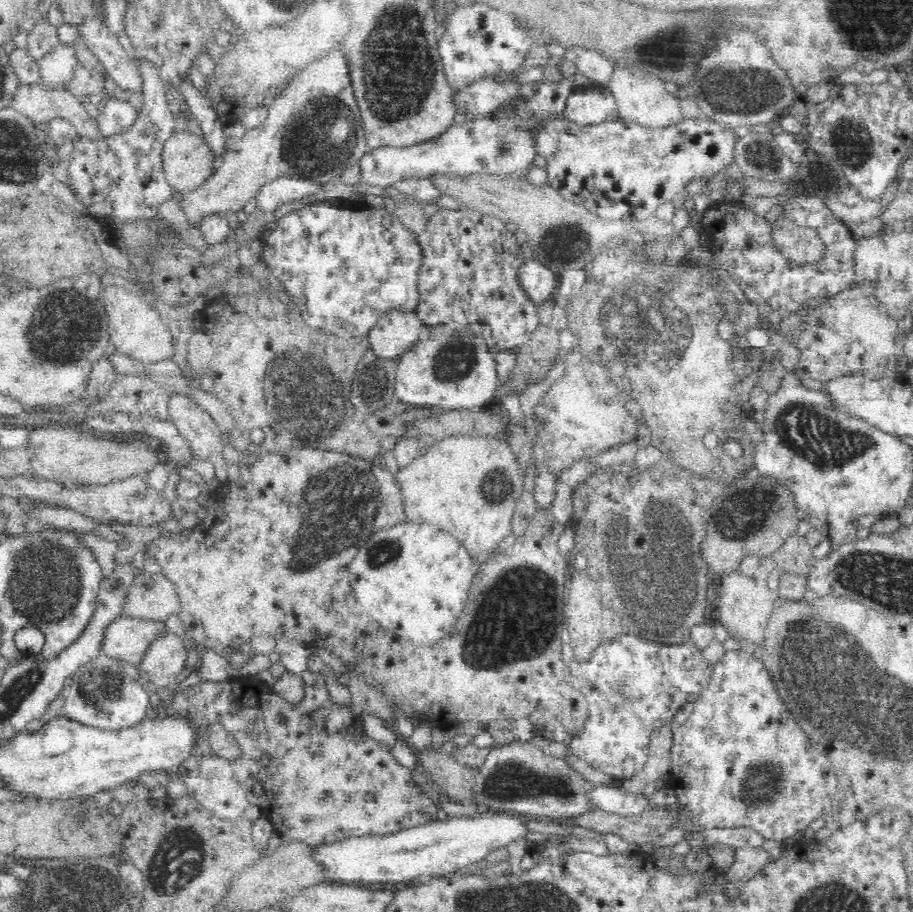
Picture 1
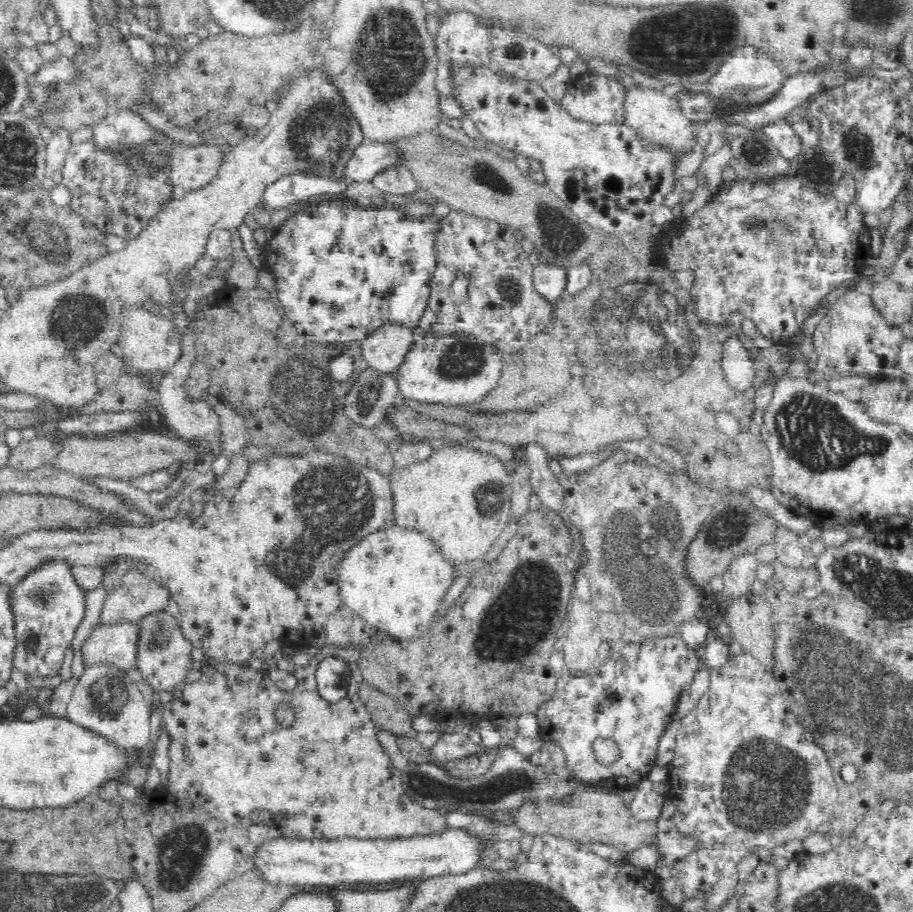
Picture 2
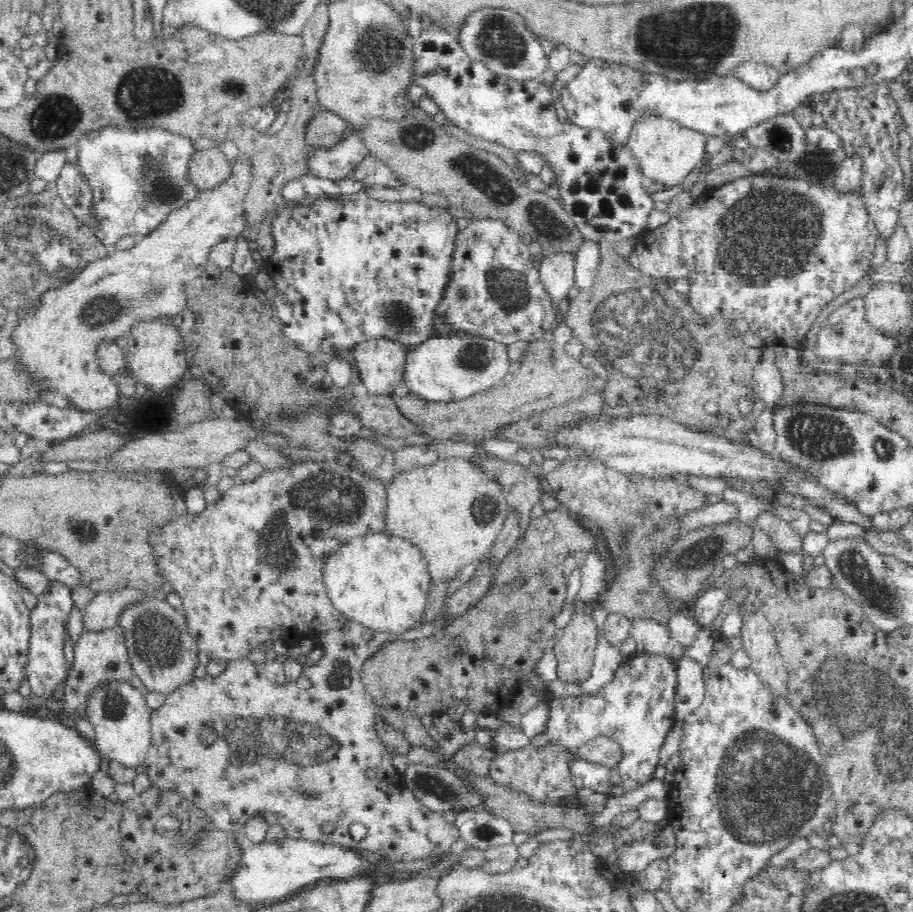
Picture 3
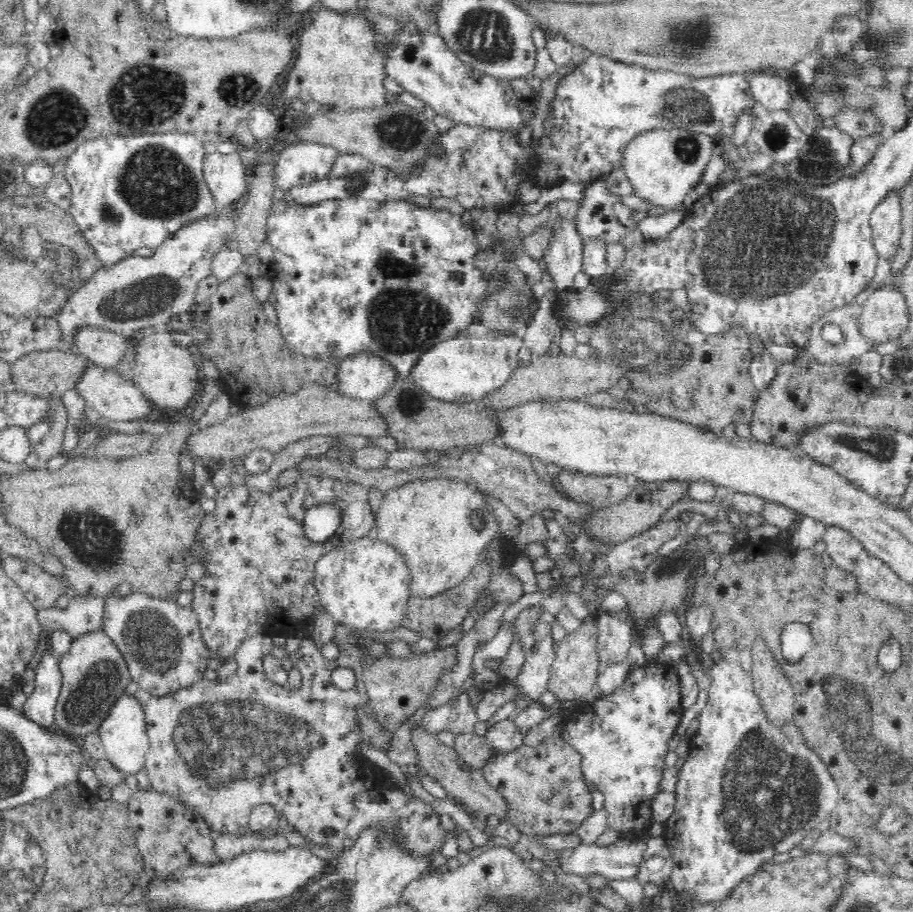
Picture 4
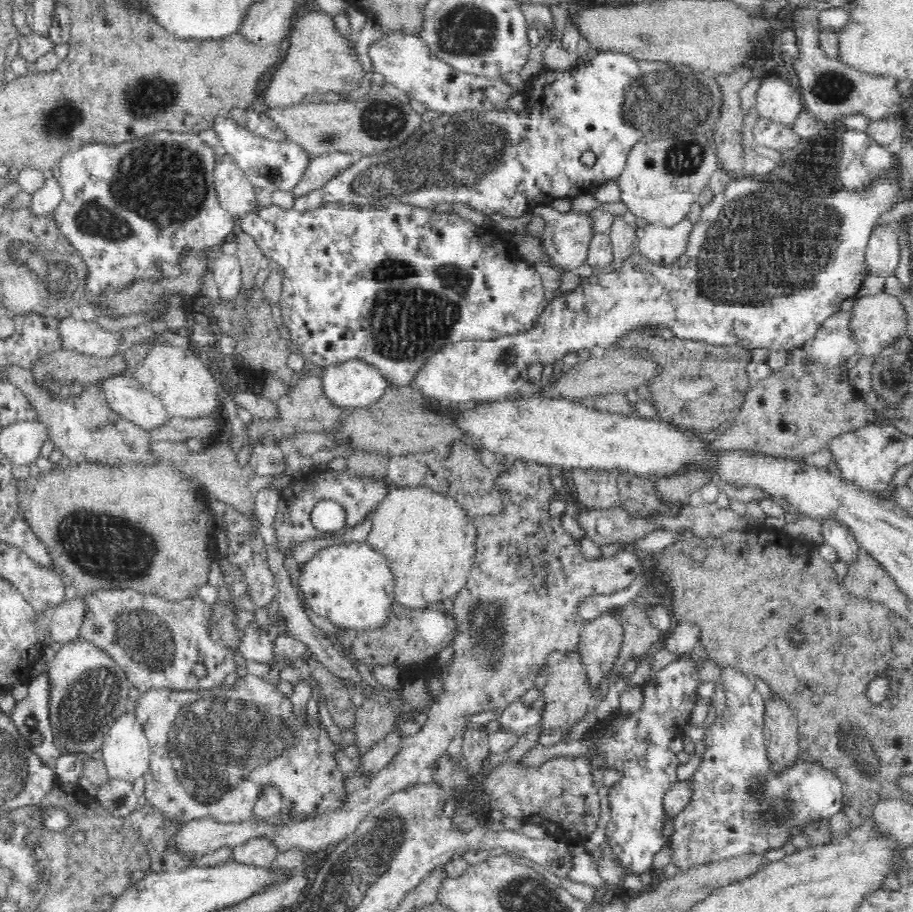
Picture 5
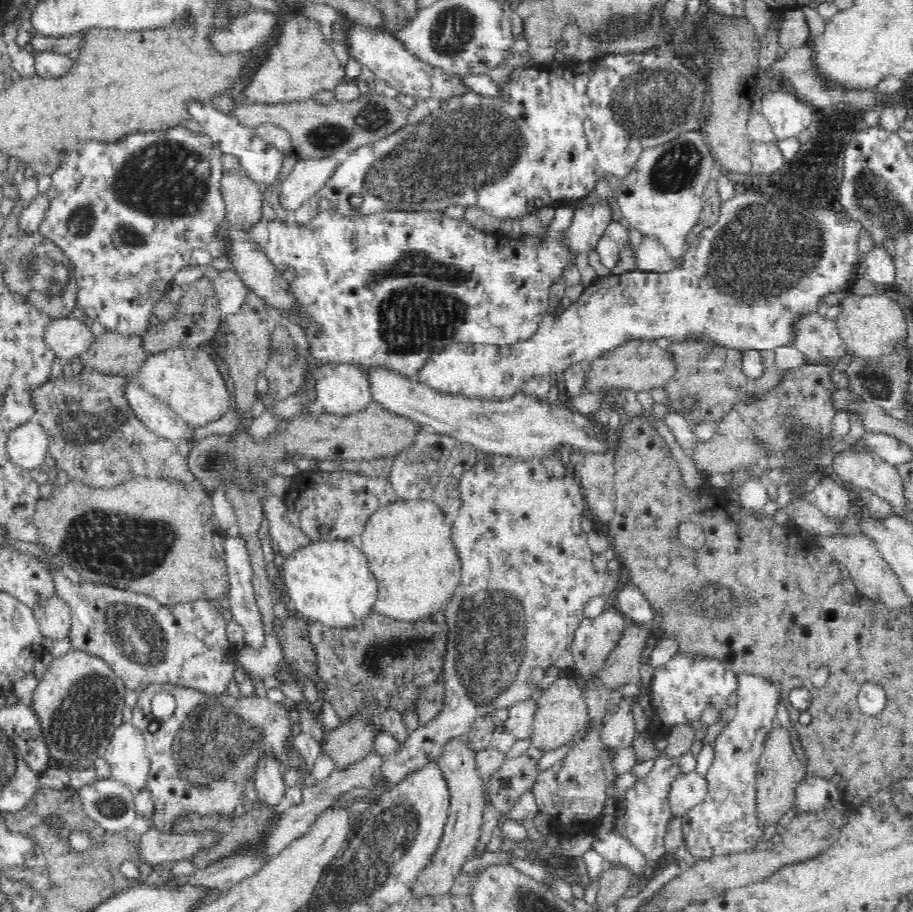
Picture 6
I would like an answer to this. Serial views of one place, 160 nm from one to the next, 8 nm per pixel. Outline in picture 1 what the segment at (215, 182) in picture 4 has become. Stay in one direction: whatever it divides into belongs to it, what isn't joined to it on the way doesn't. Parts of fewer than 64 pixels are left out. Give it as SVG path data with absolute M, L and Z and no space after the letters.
M178 128L168 140L164 141L161 150L162 168L165 181L176 196L182 196L190 190L197 189L206 179L213 175L219 159L219 150L212 147L194 128Z

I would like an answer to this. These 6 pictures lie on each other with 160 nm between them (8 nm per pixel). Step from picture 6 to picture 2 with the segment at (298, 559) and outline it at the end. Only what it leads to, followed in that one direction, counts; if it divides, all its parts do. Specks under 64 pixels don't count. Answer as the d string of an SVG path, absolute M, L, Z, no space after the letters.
M396 524L362 538L360 544L345 553L338 568L338 588L342 591L342 599L346 599L346 605L368 623L384 628L392 636L404 638L412 638L410 634L424 634L430 624L435 624L444 596L456 578L456 565L442 553L442 547L436 545L434 539Z

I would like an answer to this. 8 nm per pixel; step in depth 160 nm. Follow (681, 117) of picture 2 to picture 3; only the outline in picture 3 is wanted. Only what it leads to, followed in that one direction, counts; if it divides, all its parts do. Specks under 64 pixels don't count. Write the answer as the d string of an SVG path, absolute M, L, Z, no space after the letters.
M652 111L640 113L635 121L626 143L638 157L642 174L660 185L659 190L681 186L684 179L704 159L707 134L686 128L677 120L662 117Z

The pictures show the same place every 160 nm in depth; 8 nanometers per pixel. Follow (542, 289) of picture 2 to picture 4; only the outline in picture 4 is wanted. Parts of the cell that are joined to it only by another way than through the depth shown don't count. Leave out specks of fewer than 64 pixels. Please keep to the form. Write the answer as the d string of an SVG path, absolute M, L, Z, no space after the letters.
M564 218L554 230L549 247L545 250L542 268L550 274L556 292L573 289L573 280L583 265L583 239L575 229L573 219Z

